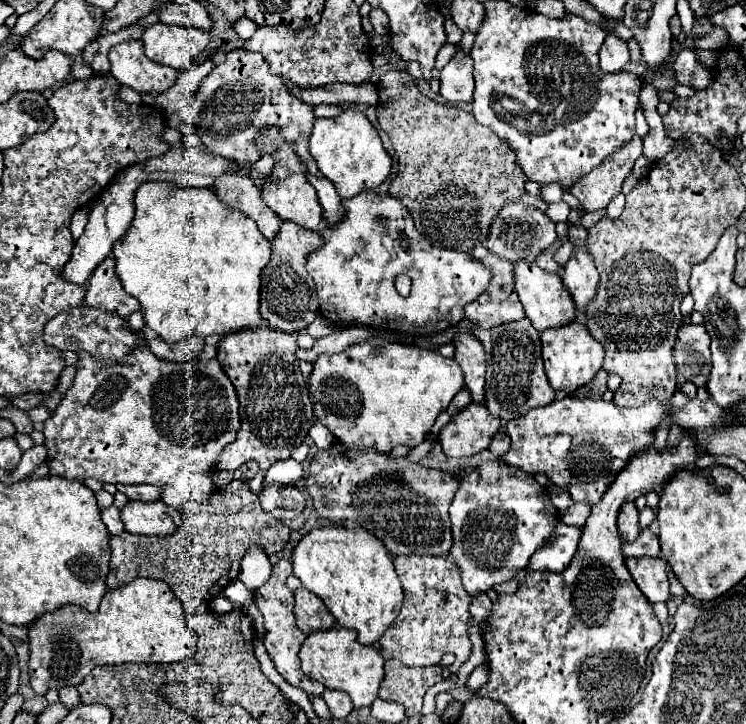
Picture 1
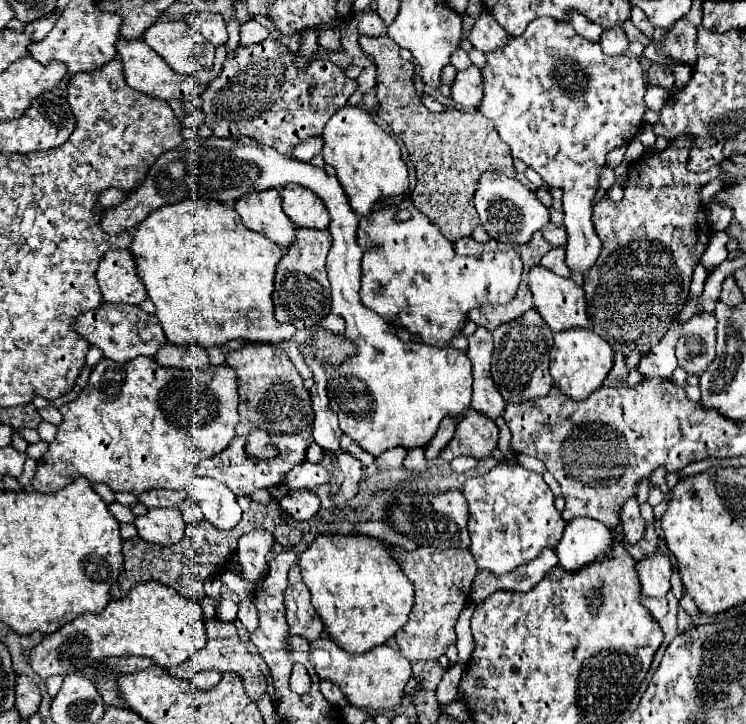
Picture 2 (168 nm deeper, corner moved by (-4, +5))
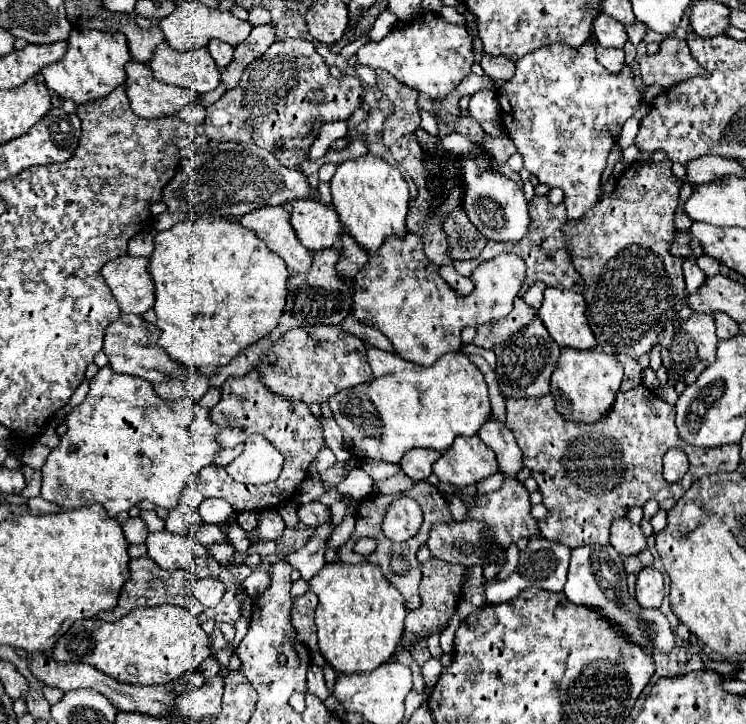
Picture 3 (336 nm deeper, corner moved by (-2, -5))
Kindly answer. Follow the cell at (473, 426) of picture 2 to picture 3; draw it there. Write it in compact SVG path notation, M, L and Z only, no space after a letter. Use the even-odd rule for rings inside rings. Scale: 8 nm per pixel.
M459 436L453 448L433 464L433 472L441 482L465 488L497 472L495 452L479 436Z

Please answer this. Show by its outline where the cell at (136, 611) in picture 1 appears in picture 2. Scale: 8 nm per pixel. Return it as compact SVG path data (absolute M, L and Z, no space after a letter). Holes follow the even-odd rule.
M143 582L139 586L133 586L129 590L129 594L121 600L111 600L107 604L107 608L103 610L103 614L83 614L79 618L75 618L73 622L69 622L67 626L63 626L61 630L45 636L41 640L39 646L35 646L31 650L29 656L29 664L33 668L33 672L39 678L49 678L49 676L67 676L67 674L75 674L81 672L83 666L91 664L97 658L105 658L105 656L147 656L151 658L157 666L177 666L183 660L187 660L189 656L193 656L197 650L205 648L207 644L207 636L205 636L205 626L203 626L203 612L201 606L193 600L187 600L185 596L181 596L179 592L171 590L169 586L165 588L159 582Z

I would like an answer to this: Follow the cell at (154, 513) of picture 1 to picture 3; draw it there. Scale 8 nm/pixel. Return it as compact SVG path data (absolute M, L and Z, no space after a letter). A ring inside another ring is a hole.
M167 530L147 536L149 558L163 570L191 570L197 578L218 578L222 567L215 560L207 560L209 550L195 536L179 536Z

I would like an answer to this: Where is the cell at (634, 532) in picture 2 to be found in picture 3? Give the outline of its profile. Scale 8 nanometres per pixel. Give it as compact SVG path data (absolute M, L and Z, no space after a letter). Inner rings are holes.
M617 518L611 524L611 546L623 556L631 556L645 550L645 536L637 524Z

